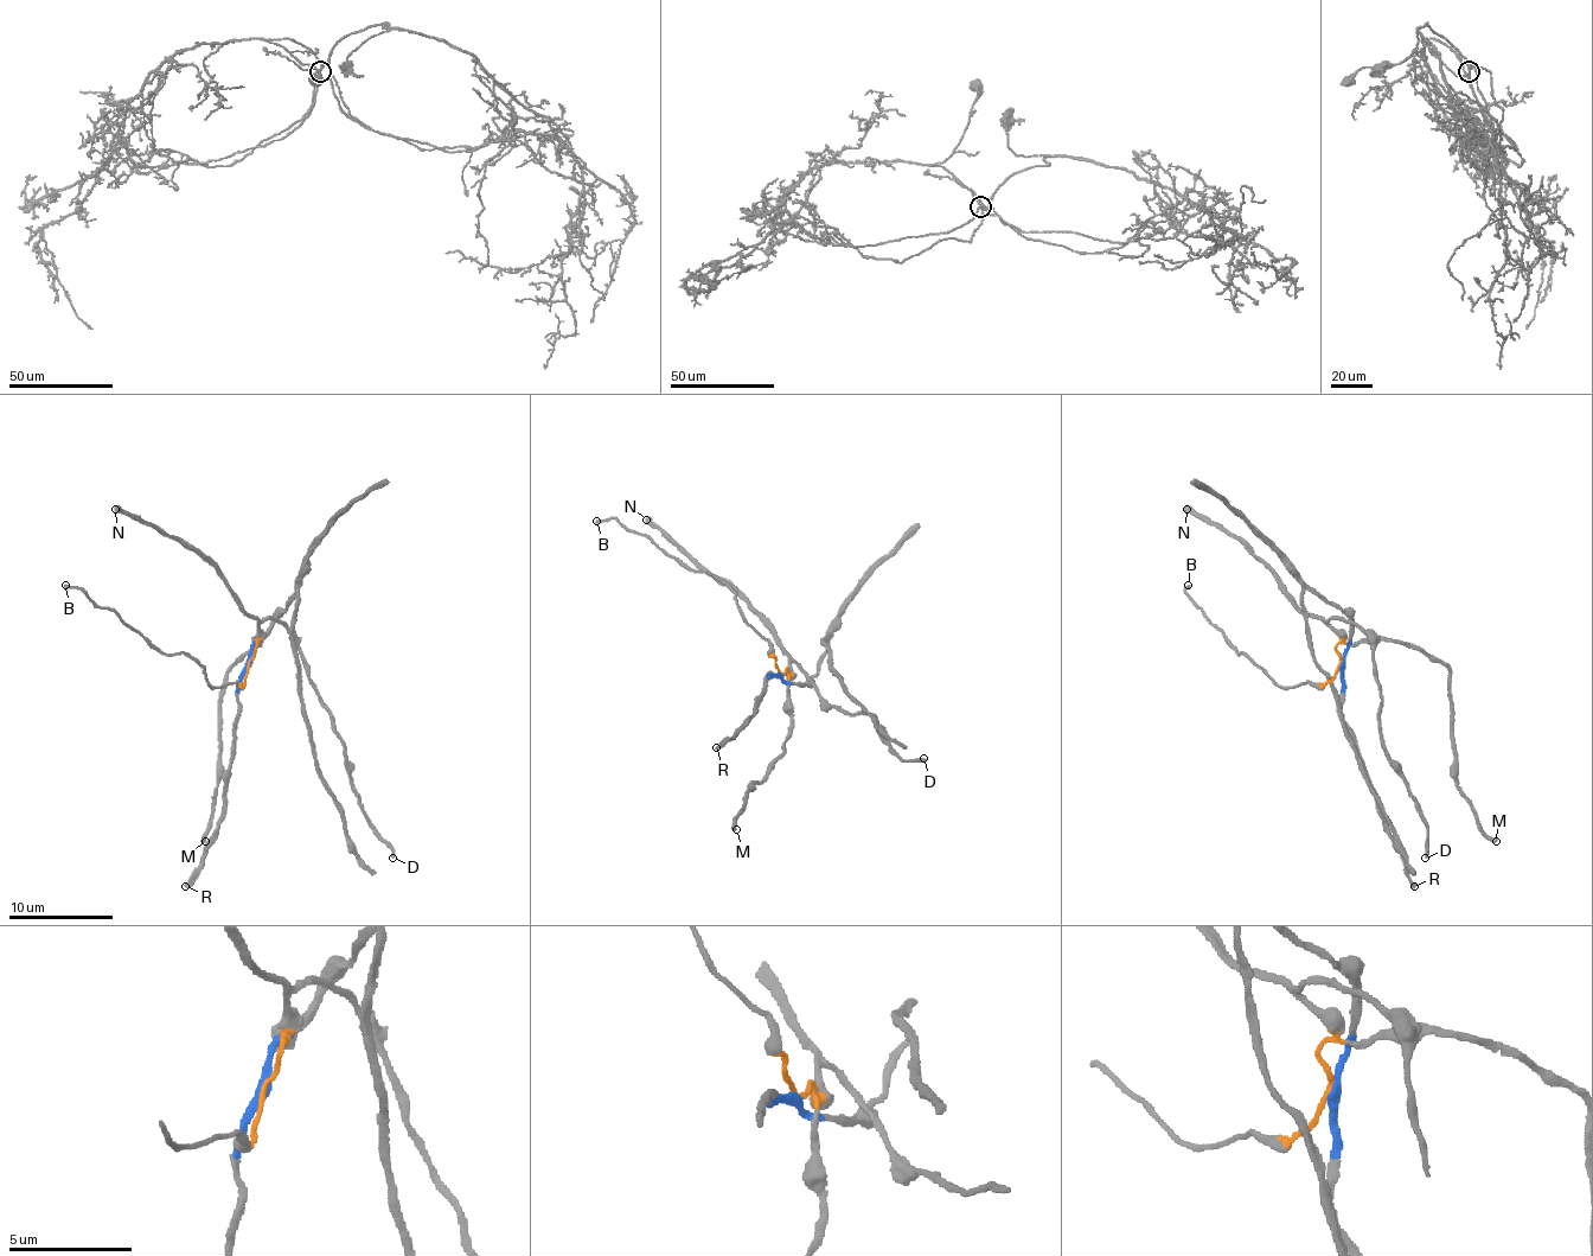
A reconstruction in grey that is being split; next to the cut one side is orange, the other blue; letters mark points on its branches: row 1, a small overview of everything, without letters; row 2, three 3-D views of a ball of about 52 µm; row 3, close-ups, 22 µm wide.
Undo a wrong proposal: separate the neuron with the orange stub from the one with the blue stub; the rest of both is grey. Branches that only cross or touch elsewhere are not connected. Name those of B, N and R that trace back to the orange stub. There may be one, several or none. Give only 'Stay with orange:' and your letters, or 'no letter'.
Stay with orange: B, N

